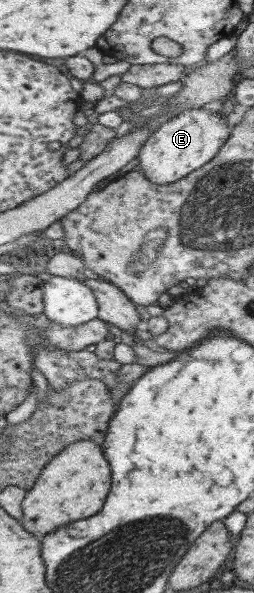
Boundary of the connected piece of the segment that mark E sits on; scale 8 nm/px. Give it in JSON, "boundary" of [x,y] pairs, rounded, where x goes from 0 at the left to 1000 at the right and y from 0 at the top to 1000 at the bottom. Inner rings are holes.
{"boundary":[[[791,180],[677,197],[614,216],[539,263],[555,287],[606,310],[677,310],[732,300],[862,260],[917,219],[902,206],[906,199],[862,192],[862,185]]]}

